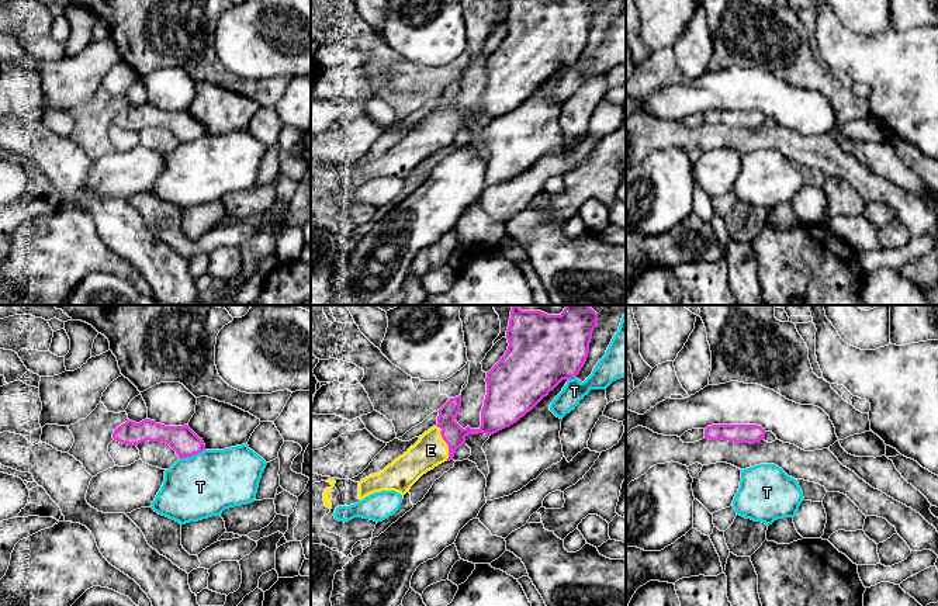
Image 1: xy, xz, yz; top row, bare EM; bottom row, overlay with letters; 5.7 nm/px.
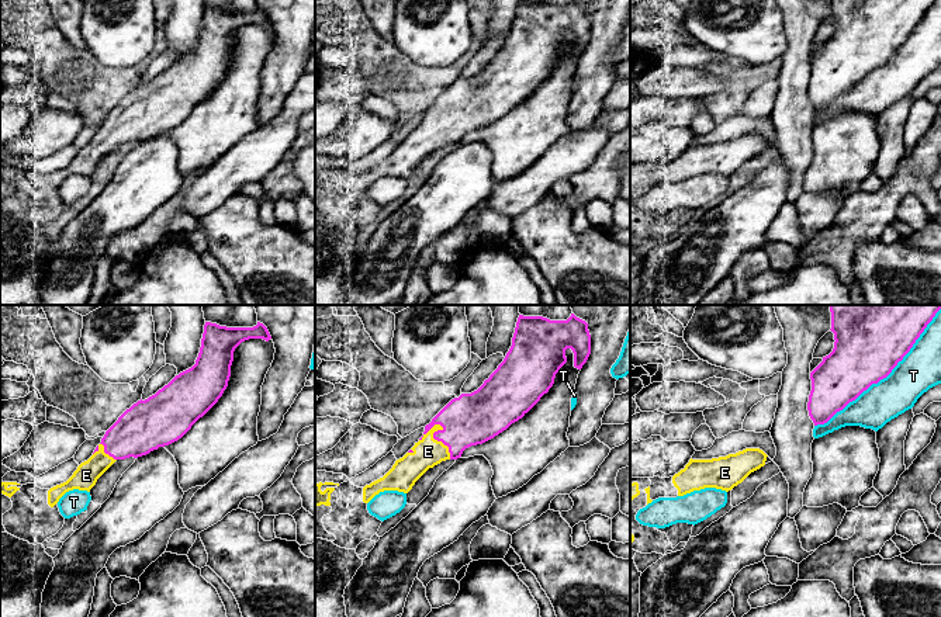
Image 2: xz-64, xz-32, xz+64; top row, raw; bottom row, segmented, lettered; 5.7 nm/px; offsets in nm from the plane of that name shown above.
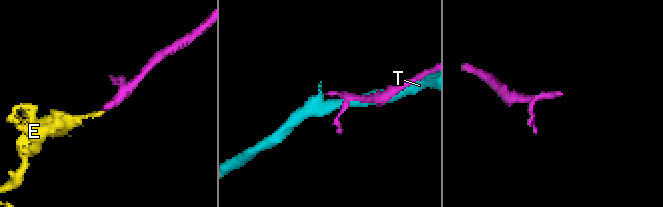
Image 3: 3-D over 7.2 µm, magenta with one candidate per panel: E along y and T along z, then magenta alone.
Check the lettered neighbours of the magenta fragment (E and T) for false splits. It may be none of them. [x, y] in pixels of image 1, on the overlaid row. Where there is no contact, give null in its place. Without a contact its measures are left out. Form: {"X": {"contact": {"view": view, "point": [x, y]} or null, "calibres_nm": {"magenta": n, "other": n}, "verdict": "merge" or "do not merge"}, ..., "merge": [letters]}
{"E": {"contact": {"view": "xz", "point": [446, 442]}, "calibres_nm": {"magenta": 120, "other": 190}, "verdict": "merge"}, "T": {"contact": {"view": "xy", "point": [191, 456]}, "calibres_nm": {"magenta": 160, "other": 360}, "verdict": "do not merge"}, "merge": ["E"]}

